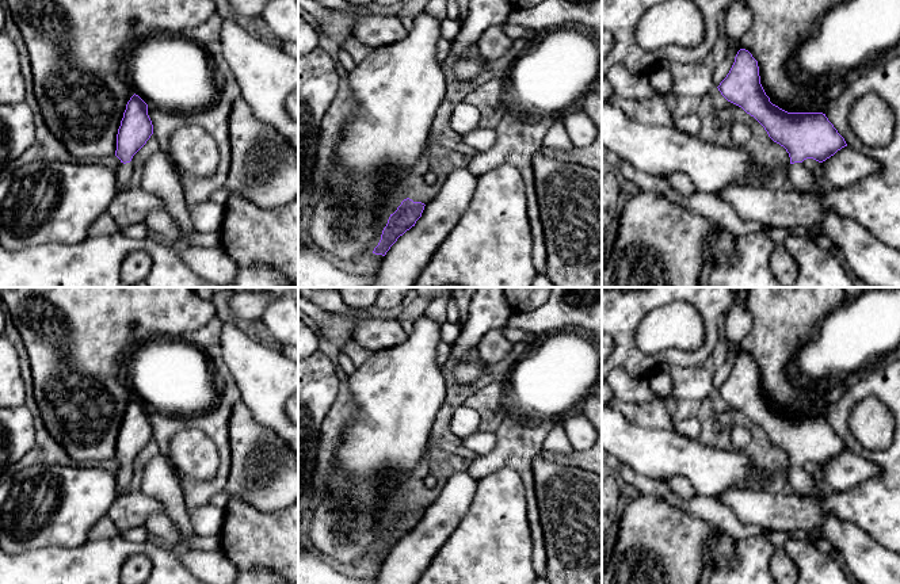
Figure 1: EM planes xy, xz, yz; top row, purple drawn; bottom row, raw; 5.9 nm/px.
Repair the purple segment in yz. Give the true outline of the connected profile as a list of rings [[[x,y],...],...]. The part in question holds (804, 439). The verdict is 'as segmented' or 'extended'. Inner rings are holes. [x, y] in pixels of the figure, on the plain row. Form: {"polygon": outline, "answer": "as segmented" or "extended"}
{"polygon": [[[745,352],[737,355],[729,377],[717,392],[728,405],[754,420],[769,440],[786,453],[793,493],[802,497],[824,495],[816,480],[801,466],[806,462],[823,466],[847,450],[825,417],[788,416],[773,408],[760,388],[758,364]]], "answer": "extended"}

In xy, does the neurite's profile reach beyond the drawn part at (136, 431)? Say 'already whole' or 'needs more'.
needs more

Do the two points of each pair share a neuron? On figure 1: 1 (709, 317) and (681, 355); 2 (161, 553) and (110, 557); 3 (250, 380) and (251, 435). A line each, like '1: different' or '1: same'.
1: same
2: same
3: different

